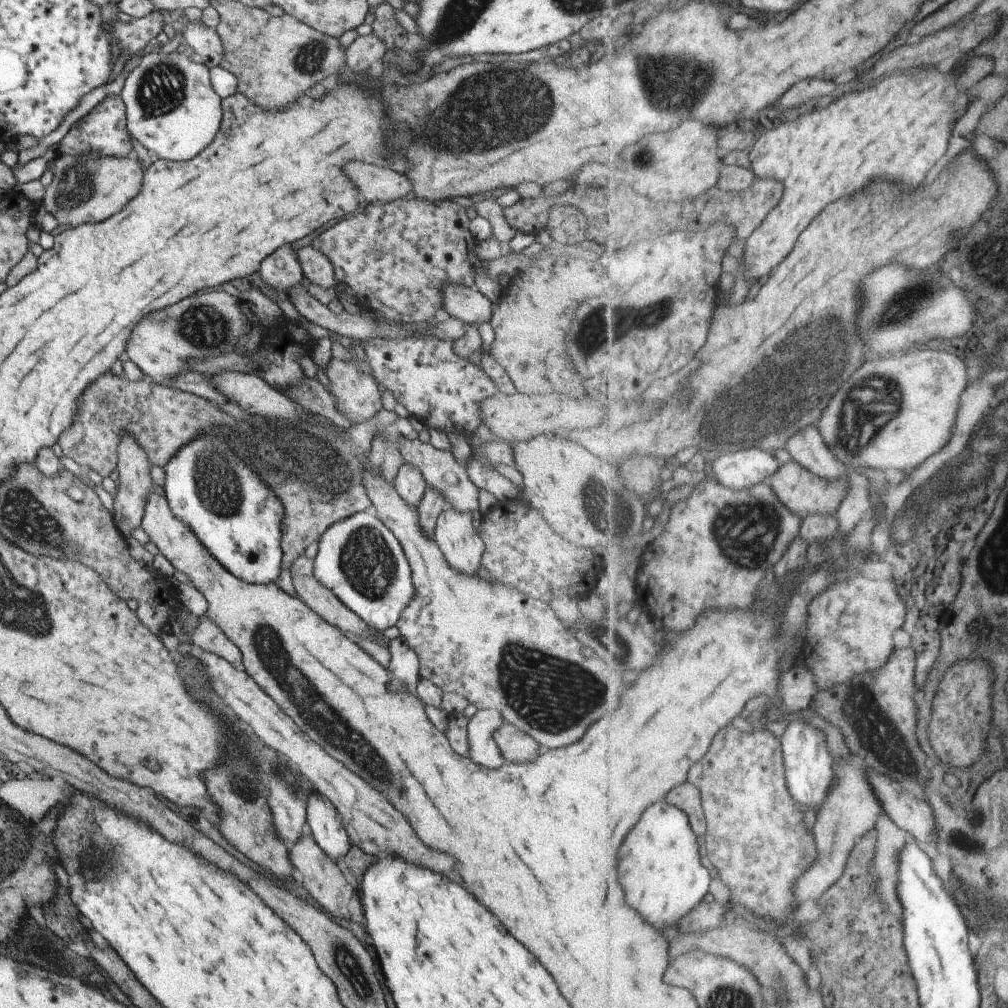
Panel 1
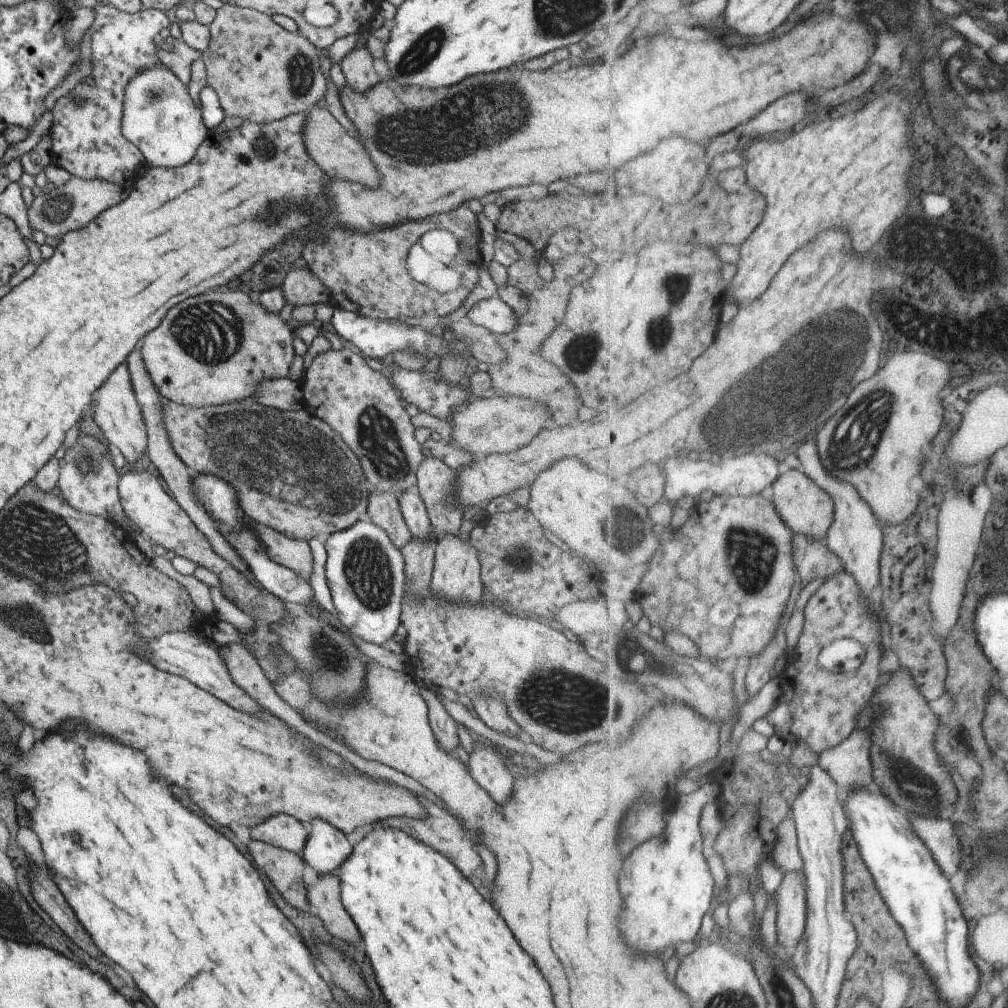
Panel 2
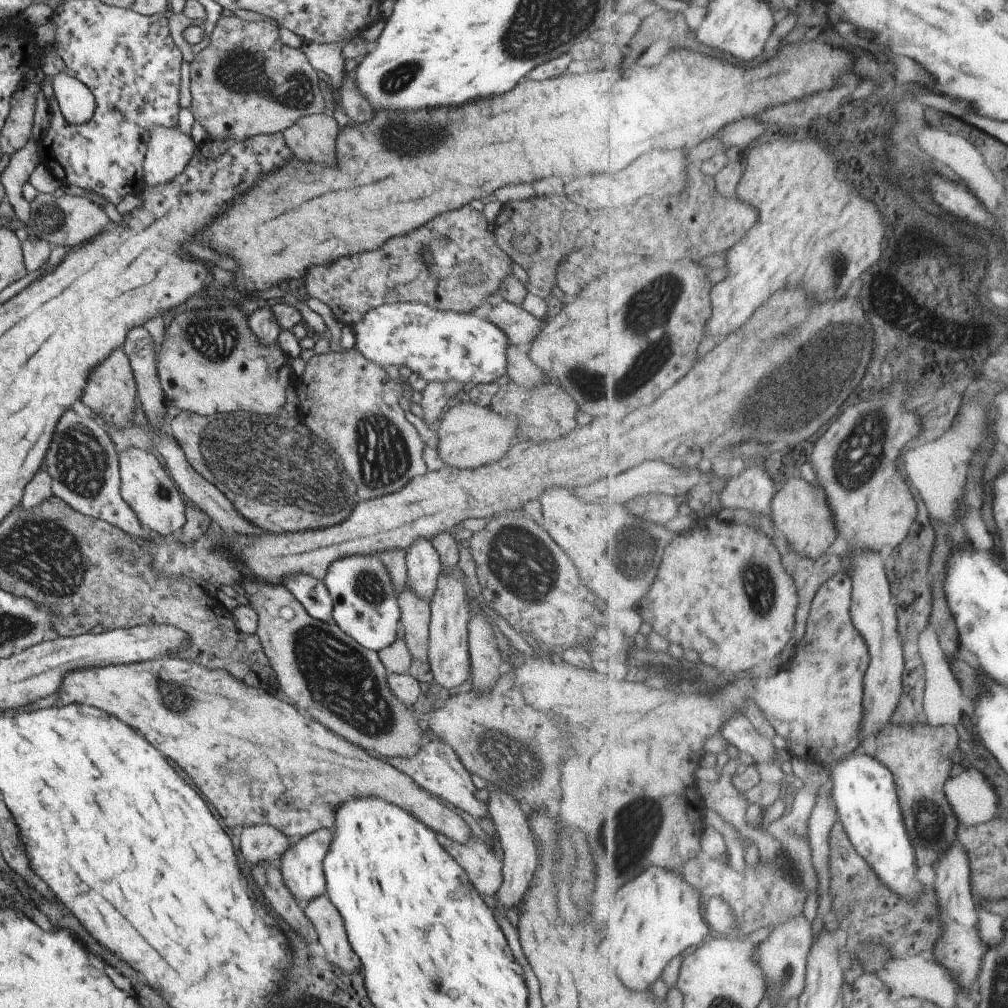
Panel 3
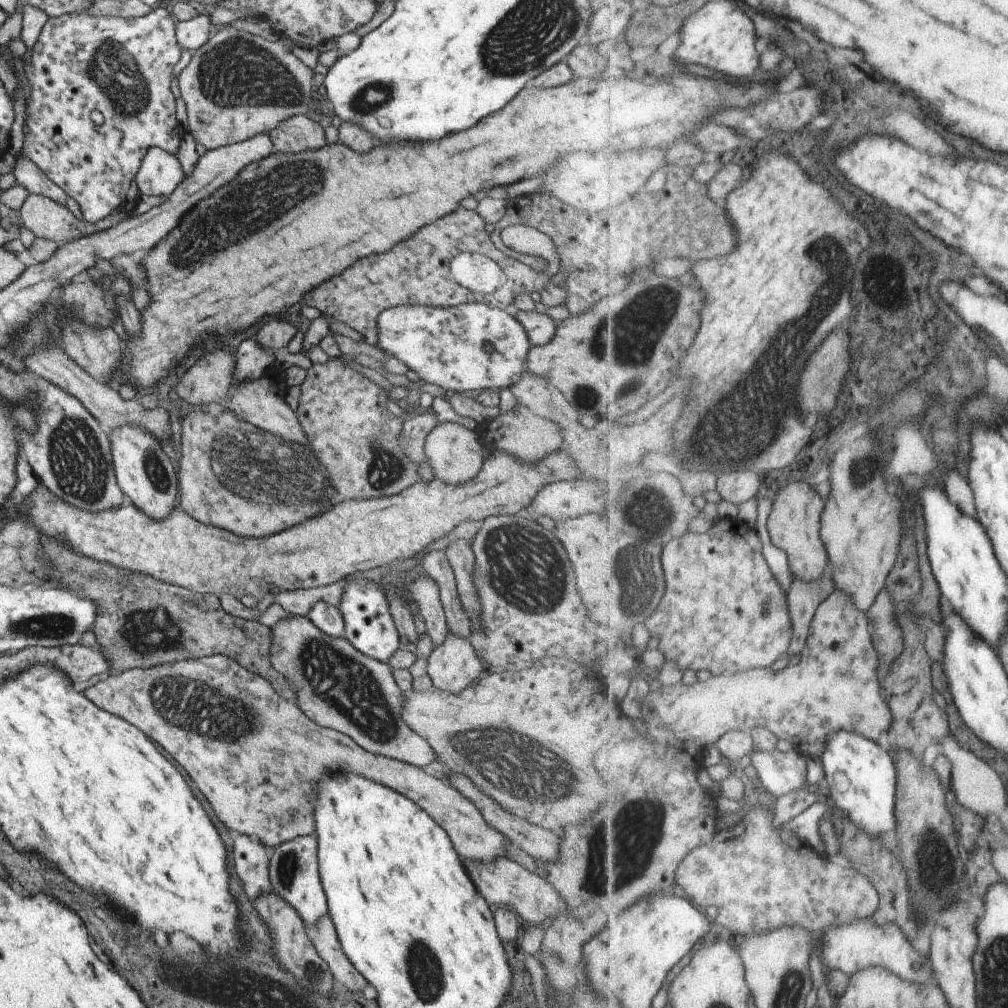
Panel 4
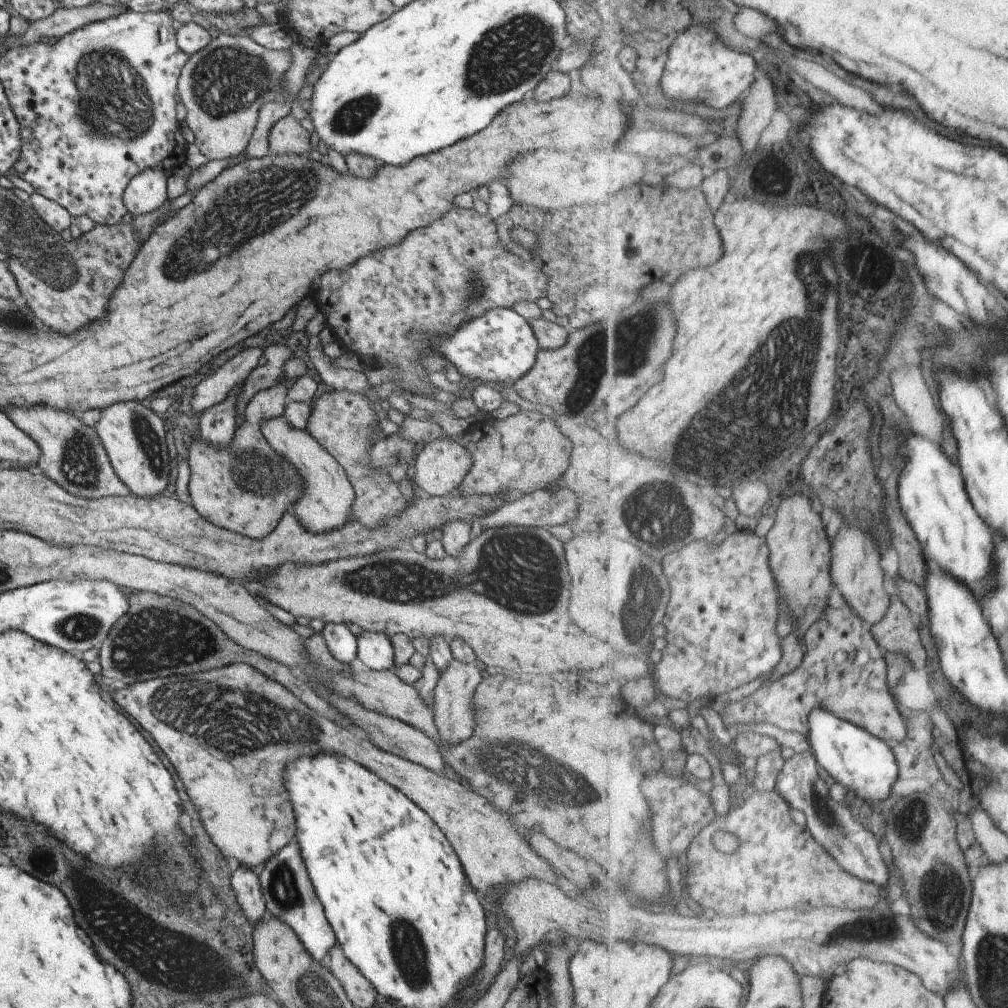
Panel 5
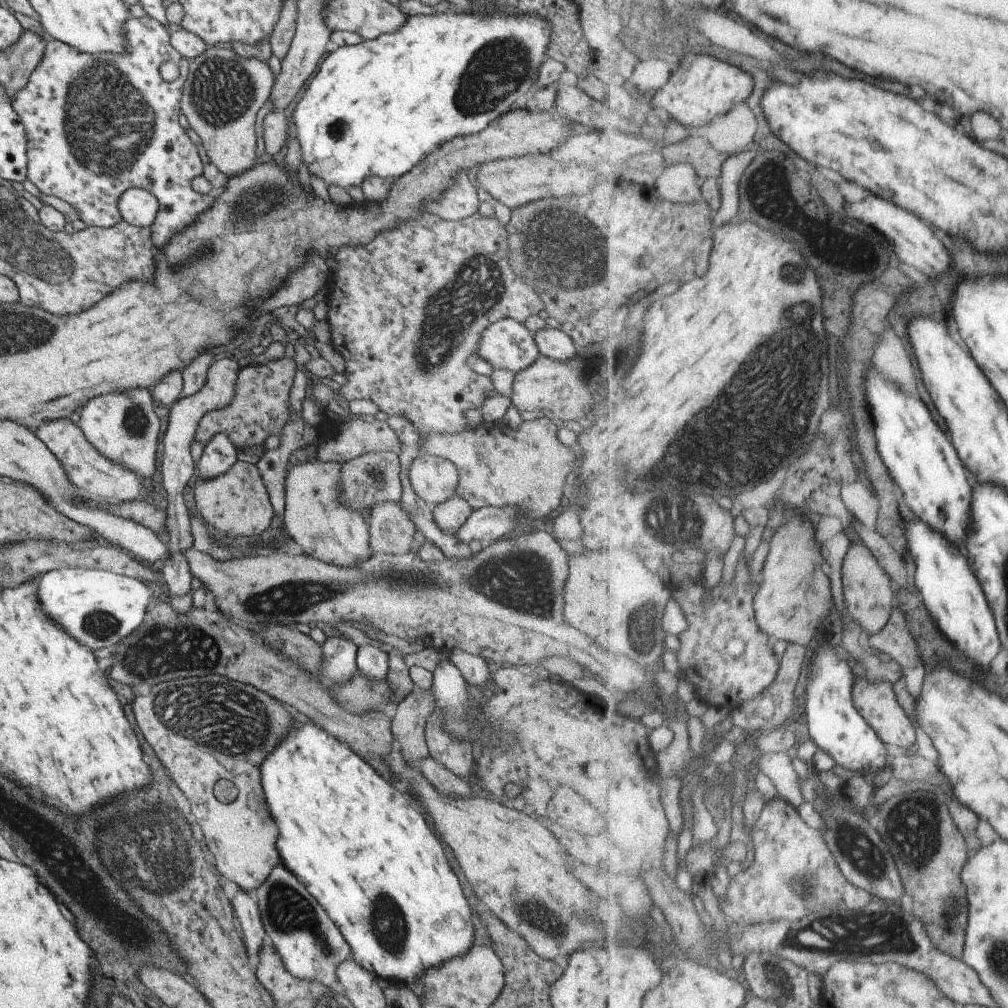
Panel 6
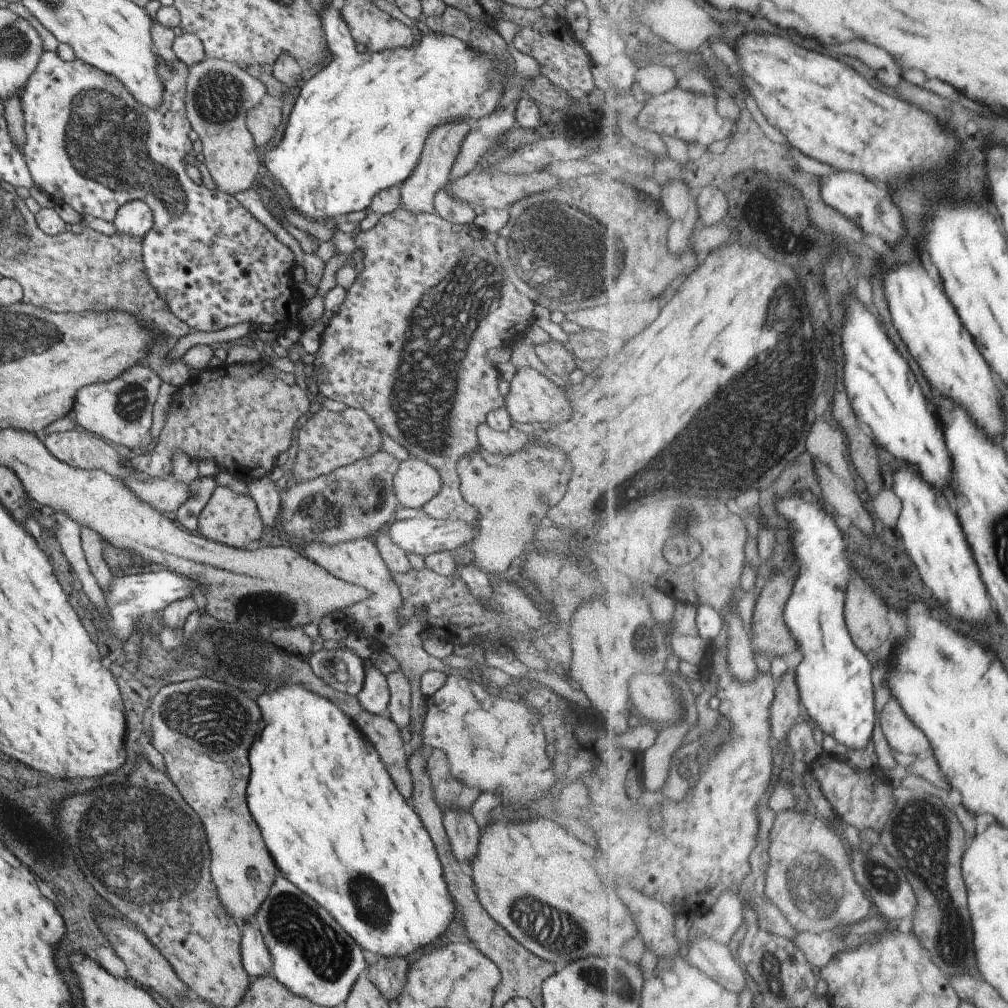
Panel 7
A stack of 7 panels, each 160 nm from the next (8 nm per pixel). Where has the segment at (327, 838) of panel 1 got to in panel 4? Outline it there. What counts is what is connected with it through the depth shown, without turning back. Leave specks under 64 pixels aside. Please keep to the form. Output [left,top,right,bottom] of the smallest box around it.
[268,835,328,932]

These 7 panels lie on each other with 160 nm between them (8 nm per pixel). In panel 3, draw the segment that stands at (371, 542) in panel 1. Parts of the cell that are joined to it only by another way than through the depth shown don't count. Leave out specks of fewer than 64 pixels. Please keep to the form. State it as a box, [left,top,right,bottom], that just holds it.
[321,554,400,653]

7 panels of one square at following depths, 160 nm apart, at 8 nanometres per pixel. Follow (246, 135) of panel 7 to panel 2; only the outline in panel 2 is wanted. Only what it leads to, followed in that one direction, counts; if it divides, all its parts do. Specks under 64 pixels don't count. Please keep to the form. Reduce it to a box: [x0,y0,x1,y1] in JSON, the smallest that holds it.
[200,3,327,123]

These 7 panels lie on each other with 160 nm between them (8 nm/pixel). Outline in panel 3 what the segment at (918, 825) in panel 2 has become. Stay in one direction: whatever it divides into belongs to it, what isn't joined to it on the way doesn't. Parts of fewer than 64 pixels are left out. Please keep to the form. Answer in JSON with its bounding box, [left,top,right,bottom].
[933,841,985,986]

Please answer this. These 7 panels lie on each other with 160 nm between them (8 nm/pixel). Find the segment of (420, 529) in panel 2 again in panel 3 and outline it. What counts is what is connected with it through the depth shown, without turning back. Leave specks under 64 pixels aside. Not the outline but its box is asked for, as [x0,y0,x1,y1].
[405,537,441,602]

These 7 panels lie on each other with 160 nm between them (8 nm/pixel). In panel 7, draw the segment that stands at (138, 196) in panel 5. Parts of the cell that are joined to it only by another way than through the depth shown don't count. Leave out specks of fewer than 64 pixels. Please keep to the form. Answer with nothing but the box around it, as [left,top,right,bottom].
[112,199,152,238]

